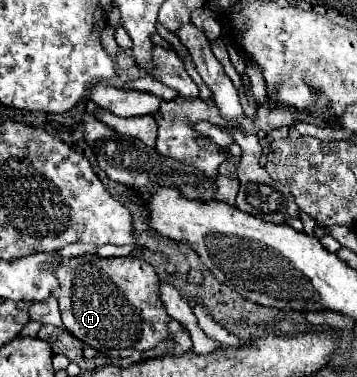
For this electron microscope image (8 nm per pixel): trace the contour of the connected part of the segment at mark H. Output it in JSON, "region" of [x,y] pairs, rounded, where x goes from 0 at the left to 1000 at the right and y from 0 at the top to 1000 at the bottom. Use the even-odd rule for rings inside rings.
{"region":[[[263,674],[179,684],[162,700],[162,769],[146,780],[168,806],[174,854],[185,859],[190,881],[207,886],[235,912],[269,923],[275,934],[308,950],[359,950],[375,934],[426,928],[448,907],[471,902],[471,833],[448,796],[448,737],[437,732],[431,711],[387,684],[280,684]]]}

